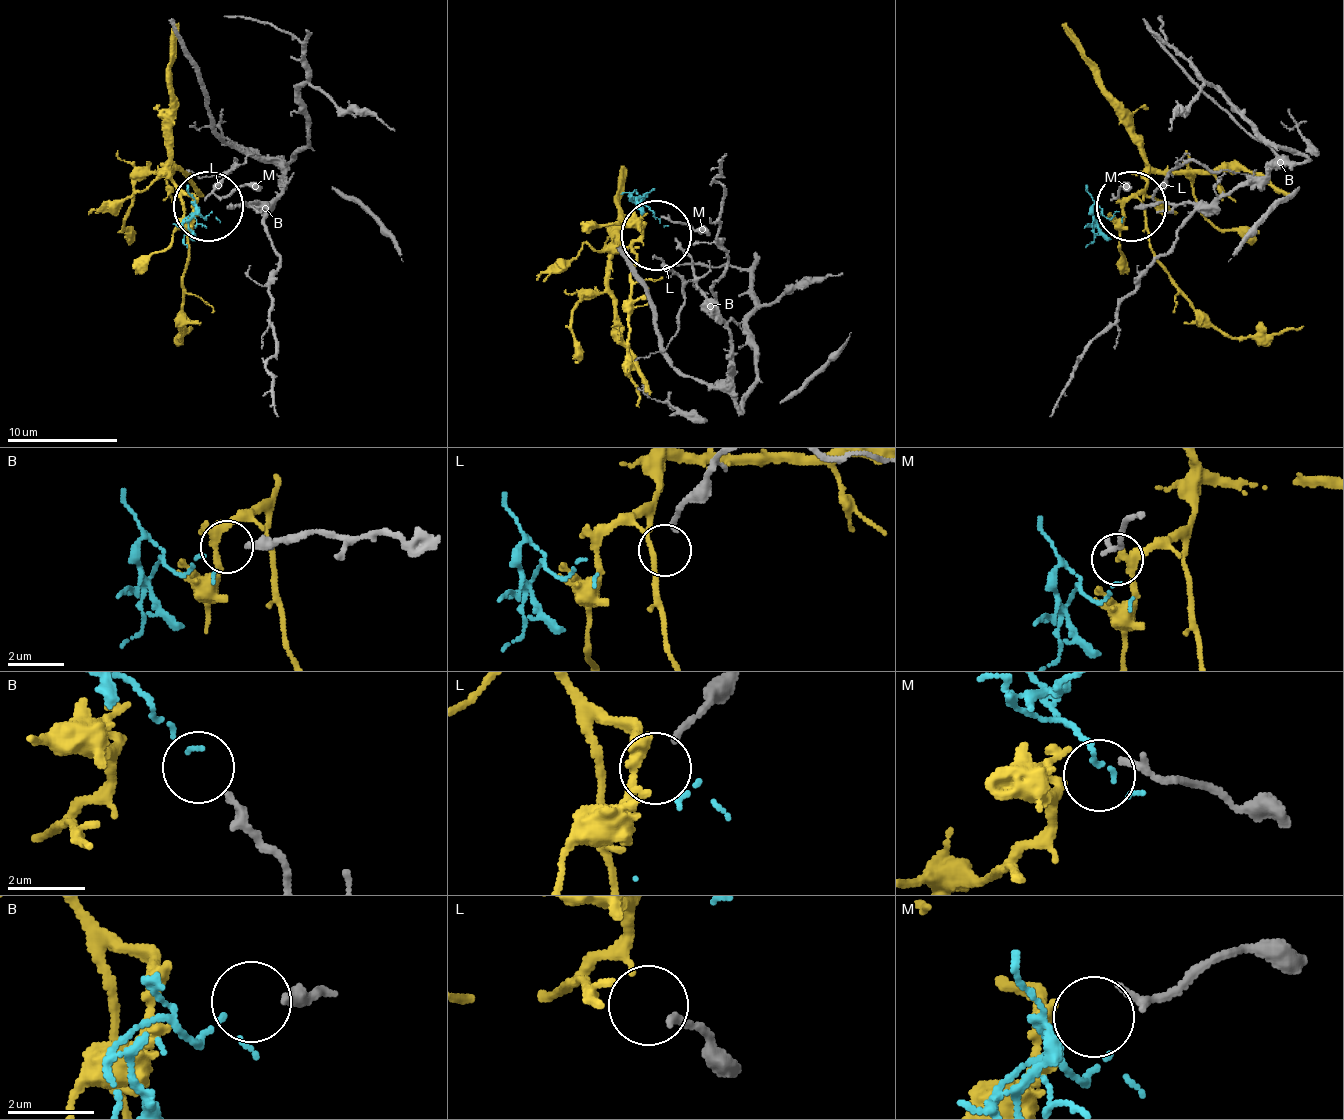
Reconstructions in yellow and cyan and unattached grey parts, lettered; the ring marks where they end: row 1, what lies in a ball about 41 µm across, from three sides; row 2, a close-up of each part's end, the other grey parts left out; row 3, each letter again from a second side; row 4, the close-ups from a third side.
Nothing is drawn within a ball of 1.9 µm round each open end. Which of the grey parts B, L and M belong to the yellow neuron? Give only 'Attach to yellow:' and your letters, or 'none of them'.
Attach to yellow: M

